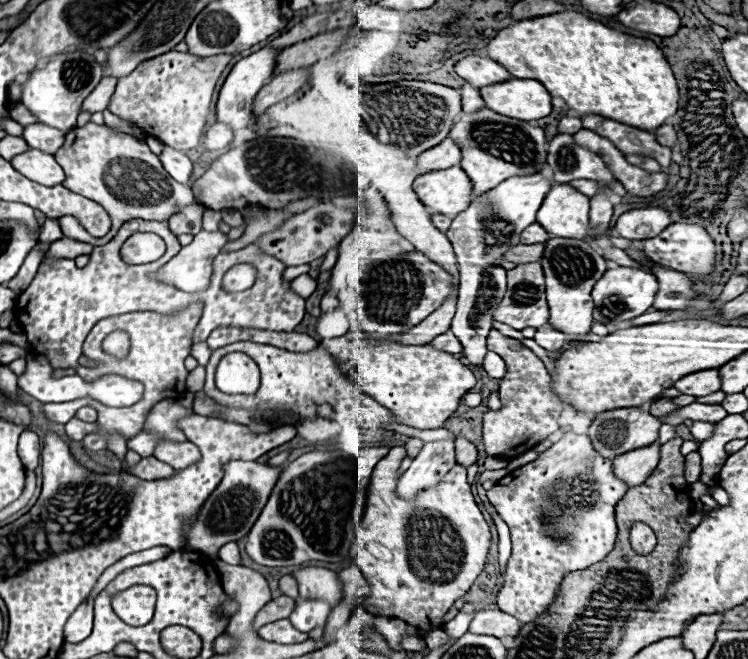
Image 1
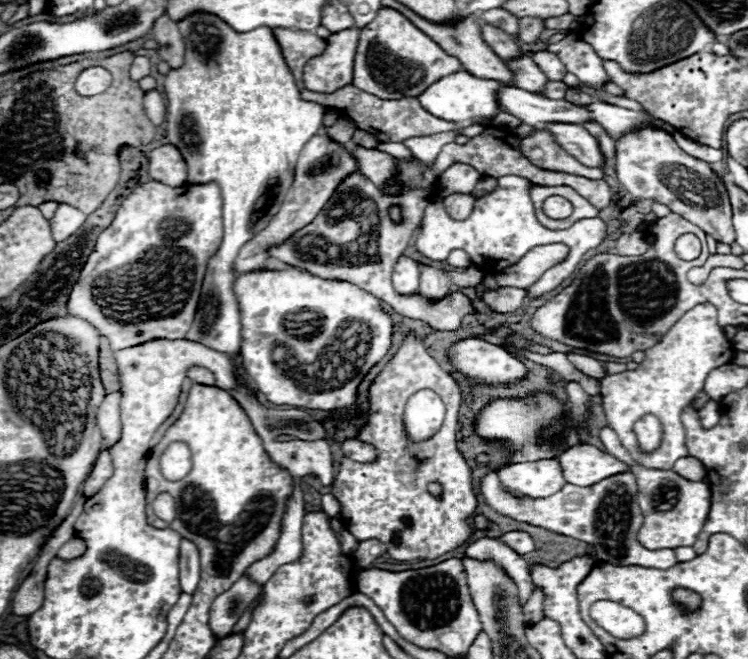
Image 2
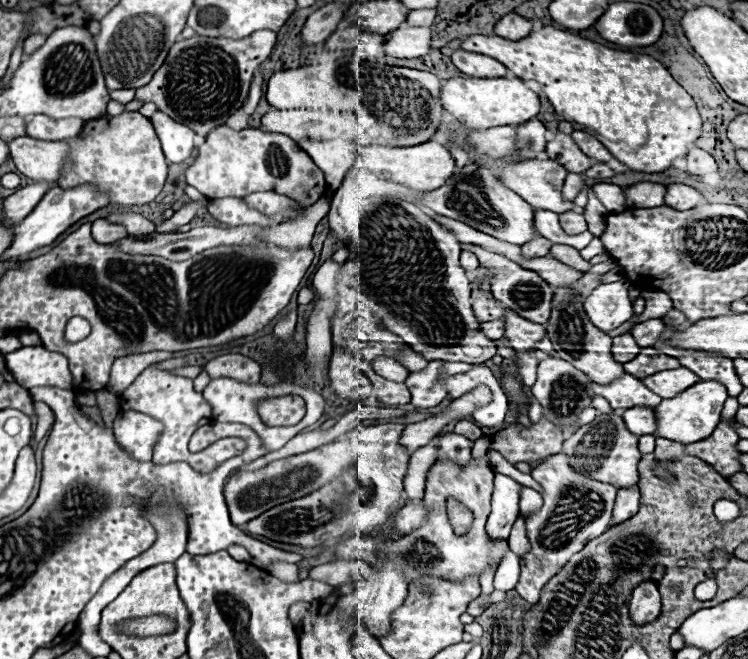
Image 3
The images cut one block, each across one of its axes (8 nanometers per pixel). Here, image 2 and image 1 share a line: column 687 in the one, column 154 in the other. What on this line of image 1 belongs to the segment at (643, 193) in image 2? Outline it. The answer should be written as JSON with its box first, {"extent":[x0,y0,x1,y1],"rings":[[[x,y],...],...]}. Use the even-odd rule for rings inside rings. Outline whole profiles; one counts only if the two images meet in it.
{"extent":[54,122,192,246],"rings":[[[88,122],[80,128],[74,128],[72,132],[66,134],[64,146],[54,156],[56,156],[56,162],[66,172],[64,186],[70,192],[76,192],[80,196],[86,196],[102,204],[112,218],[110,232],[102,238],[96,238],[96,236],[90,236],[86,228],[74,216],[62,216],[58,222],[60,222],[64,236],[72,236],[76,240],[102,246],[108,240],[112,240],[112,236],[116,236],[118,228],[124,222],[132,218],[168,220],[172,214],[180,212],[186,204],[192,202],[190,186],[180,184],[172,176],[168,176],[158,156],[148,148],[148,144],[142,138],[114,132],[104,124],[100,126],[100,124]]]}

